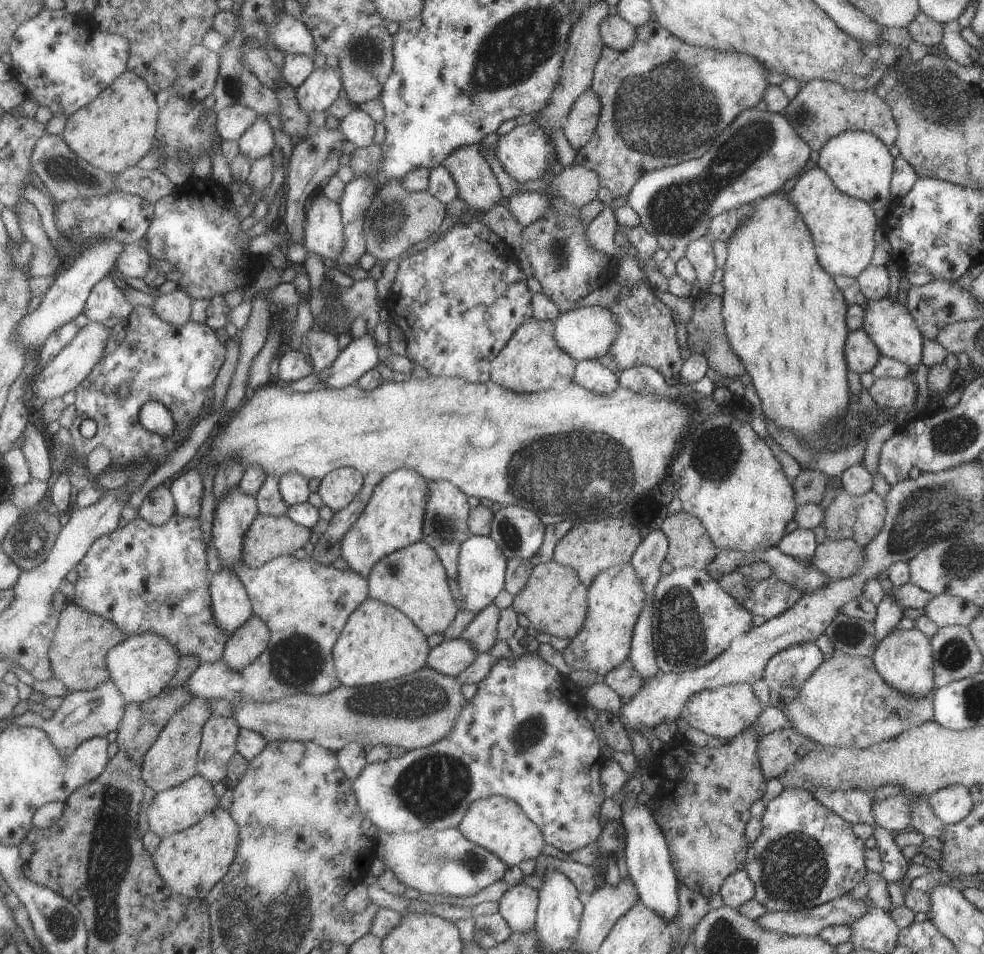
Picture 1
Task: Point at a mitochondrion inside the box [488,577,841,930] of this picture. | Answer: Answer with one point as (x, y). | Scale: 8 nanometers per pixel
(793, 870)

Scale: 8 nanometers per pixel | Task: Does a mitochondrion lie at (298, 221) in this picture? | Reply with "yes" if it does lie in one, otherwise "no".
no

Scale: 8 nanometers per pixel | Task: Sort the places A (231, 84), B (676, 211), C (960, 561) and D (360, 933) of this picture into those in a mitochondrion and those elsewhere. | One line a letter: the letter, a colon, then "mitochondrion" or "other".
A: mitochondrion
B: mitochondrion
C: mitochondrion
D: other

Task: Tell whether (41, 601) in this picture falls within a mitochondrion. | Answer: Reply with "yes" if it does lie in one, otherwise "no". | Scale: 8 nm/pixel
no

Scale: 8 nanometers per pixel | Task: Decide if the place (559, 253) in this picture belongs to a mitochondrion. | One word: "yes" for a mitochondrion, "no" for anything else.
yes

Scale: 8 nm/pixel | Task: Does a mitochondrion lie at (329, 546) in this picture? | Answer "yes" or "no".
no

